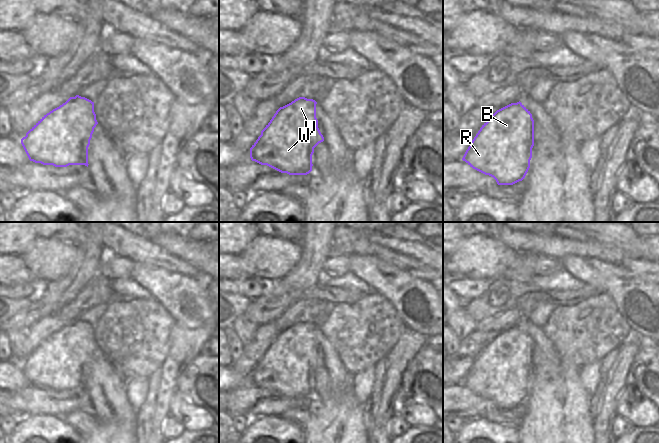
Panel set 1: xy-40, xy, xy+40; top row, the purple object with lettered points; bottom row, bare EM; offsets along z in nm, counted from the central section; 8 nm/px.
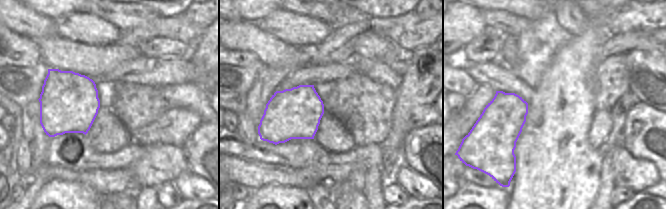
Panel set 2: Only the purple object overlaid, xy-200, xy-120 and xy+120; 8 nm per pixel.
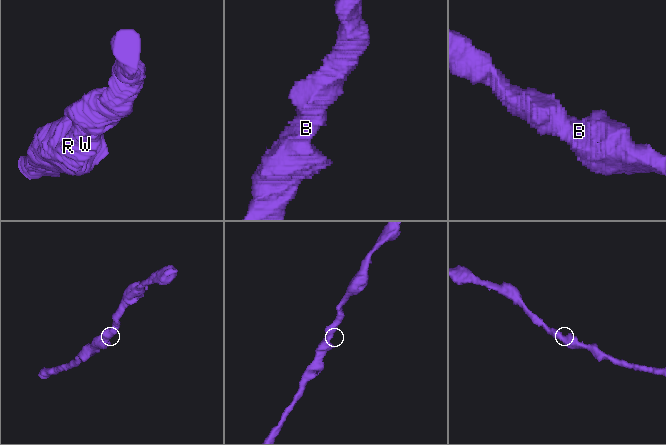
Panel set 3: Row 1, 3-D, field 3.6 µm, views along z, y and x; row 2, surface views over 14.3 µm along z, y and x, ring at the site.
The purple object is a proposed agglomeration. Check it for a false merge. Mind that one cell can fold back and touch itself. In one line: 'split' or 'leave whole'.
leave whole

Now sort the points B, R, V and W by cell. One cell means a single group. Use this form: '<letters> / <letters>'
B R V W

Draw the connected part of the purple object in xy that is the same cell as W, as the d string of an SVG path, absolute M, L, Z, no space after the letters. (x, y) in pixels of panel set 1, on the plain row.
M299 321L280 331L250 372L250 382L289 399L312 395L314 372L324 365L313 323Z

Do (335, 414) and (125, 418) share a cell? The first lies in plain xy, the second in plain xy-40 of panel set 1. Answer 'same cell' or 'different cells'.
different cells

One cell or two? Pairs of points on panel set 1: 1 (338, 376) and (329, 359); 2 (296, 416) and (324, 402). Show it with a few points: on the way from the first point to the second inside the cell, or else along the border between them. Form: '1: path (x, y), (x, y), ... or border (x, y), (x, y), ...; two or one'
1: path (337, 372), (332, 363); one
2: border (307, 405), (309, 420), (304, 429); two

